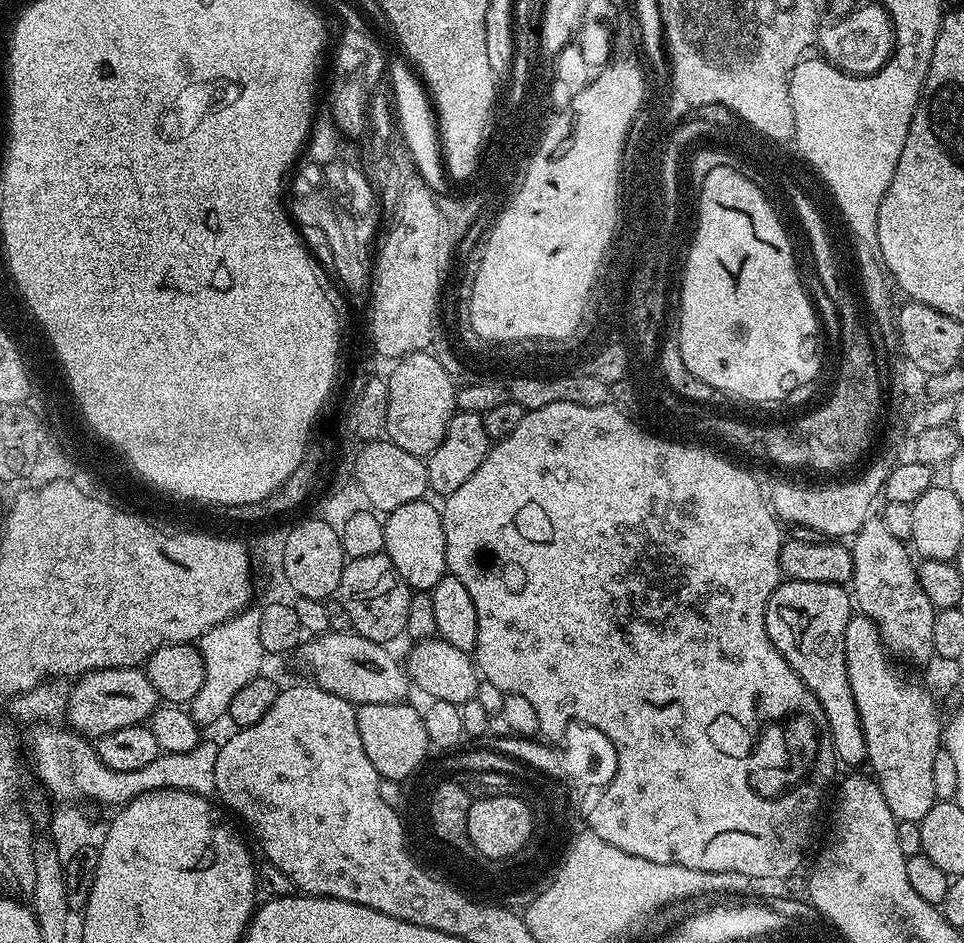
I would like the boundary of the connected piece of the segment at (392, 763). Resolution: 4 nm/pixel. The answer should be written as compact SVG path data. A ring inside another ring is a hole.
M411 703L399 704L361 704L356 708L356 721L358 722L358 734L362 734L362 746L366 749L366 758L374 762L374 770L381 778L394 780L404 776L405 770L412 768L412 763L418 760L422 764L426 760L426 752L422 748L422 730L420 722L423 715L411 708Z

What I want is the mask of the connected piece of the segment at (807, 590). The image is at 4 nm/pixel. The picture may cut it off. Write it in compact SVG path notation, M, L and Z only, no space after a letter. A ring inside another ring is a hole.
M785 579L768 600L764 625L772 645L818 698L824 711L824 723L830 726L832 750L837 761L856 770L867 761L868 751L846 670L844 635L854 615L854 600L844 591L838 584Z

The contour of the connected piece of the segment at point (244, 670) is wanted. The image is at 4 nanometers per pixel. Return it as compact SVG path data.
M245 610L240 615L222 622L211 628L206 635L200 637L198 647L204 659L204 681L202 690L193 698L190 711L194 722L201 729L208 730L211 724L216 724L227 717L230 710L230 702L246 682L250 682L255 676L261 675L266 659L266 653L262 642L258 642L258 618L259 611Z

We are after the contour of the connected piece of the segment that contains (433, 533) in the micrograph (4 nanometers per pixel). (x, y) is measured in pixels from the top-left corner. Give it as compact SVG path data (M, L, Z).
M424 498L406 502L387 513L384 520L384 551L388 553L390 562L394 562L394 570L402 574L408 587L418 592L431 590L448 572L444 518L437 505L435 508L427 502Z

